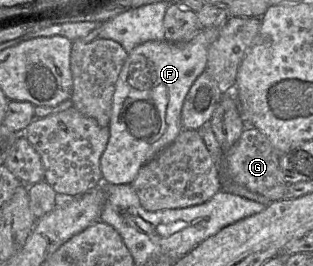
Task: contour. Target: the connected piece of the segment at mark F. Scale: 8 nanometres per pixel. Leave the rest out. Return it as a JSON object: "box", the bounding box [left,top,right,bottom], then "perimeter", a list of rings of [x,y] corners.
{"box":[100,28,219,184],"perimeter":[[[203,28],[191,41],[172,43],[148,41],[136,46],[127,57],[116,82],[109,123],[109,139],[100,158],[103,181],[110,184],[131,184],[140,168],[170,145],[183,130],[181,111],[185,97],[197,79],[206,70],[208,49],[218,38],[219,28]]]}

